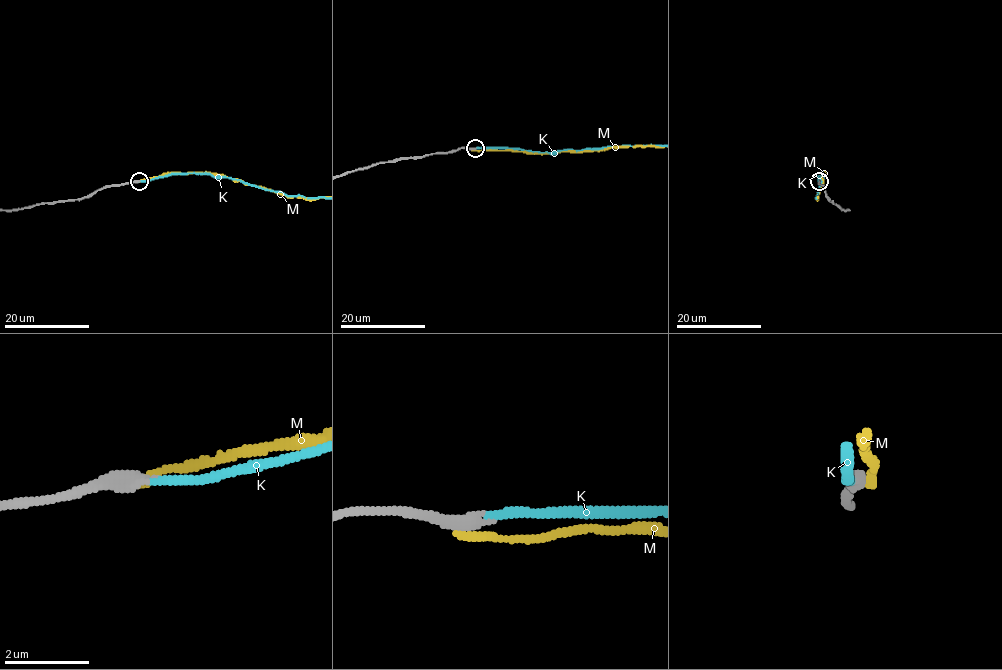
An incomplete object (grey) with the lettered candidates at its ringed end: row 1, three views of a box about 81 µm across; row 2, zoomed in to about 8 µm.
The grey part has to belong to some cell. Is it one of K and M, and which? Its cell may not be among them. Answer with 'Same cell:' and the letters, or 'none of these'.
Same cell: K

